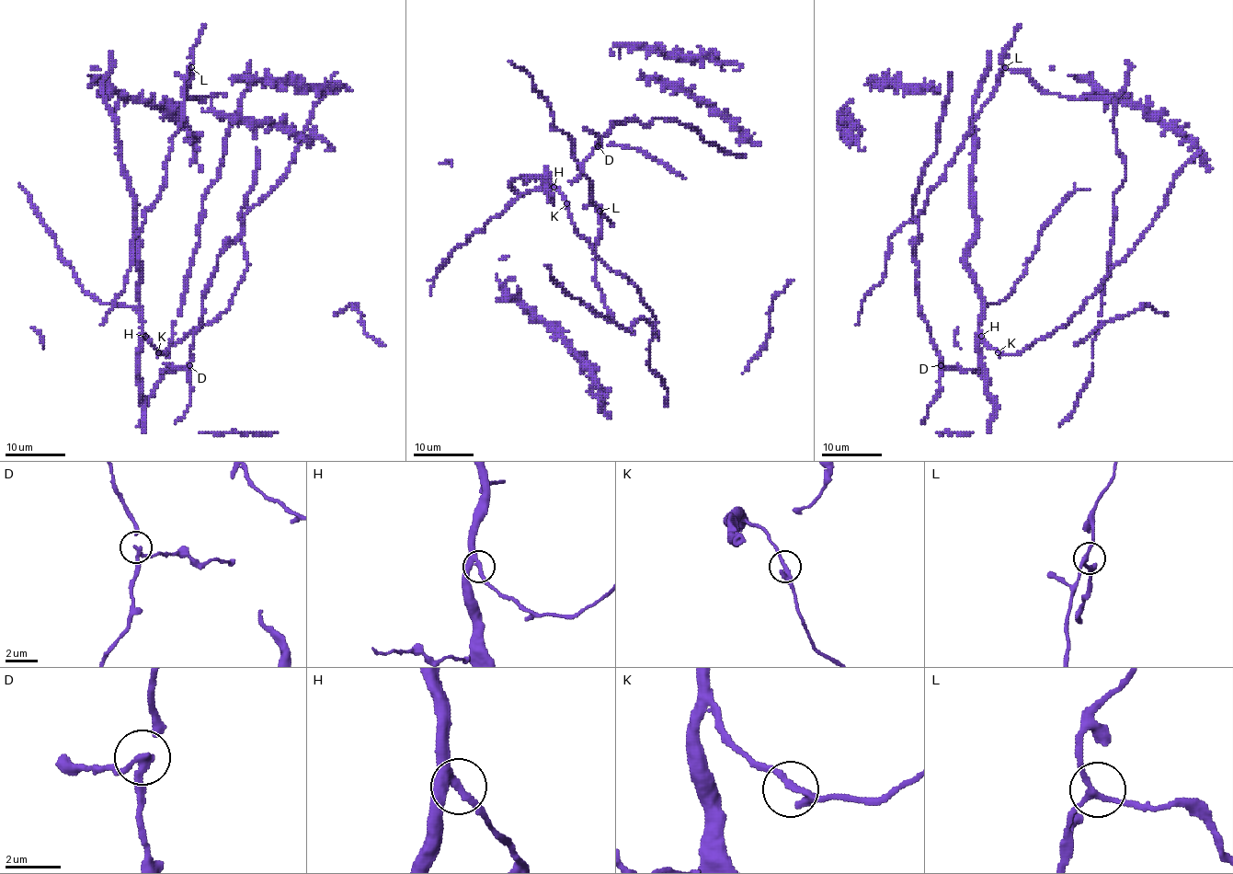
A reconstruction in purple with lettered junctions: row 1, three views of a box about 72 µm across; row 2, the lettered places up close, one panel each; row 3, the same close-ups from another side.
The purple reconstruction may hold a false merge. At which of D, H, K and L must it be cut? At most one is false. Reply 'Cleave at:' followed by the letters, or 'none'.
Cleave at: D

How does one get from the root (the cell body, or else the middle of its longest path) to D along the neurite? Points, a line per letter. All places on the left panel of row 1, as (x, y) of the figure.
D: (176, 369), (189, 365)

